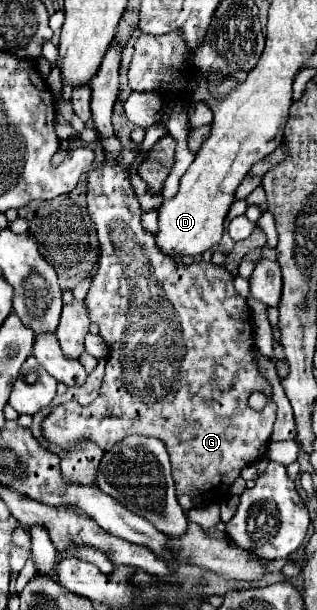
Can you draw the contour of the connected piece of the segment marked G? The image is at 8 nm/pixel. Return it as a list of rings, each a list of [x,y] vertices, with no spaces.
[[[117,41],[111,43],[103,63],[101,63],[101,69],[97,71],[97,75],[91,79],[89,87],[93,91],[93,97],[91,97],[91,111],[93,111],[93,123],[95,123],[95,129],[99,131],[101,135],[101,145],[105,147],[107,151],[107,159],[109,157],[115,157],[117,159],[117,167],[111,165],[111,161],[105,161],[101,167],[97,169],[91,169],[89,175],[87,175],[87,209],[89,209],[89,215],[91,219],[95,221],[97,225],[97,235],[99,235],[99,249],[101,249],[101,257],[99,257],[99,267],[97,267],[97,275],[93,277],[91,281],[91,287],[87,291],[87,297],[85,297],[85,307],[87,307],[87,313],[89,313],[89,319],[91,323],[97,323],[99,325],[99,335],[109,343],[109,357],[107,357],[107,369],[105,369],[105,379],[103,379],[103,385],[101,385],[101,393],[99,397],[87,405],[87,407],[81,407],[75,403],[75,401],[67,401],[67,403],[61,403],[57,405],[41,423],[41,431],[43,431],[43,437],[57,445],[57,447],[75,447],[77,443],[83,443],[83,441],[91,441],[95,443],[97,447],[101,447],[103,451],[109,451],[115,443],[119,443],[121,439],[129,437],[129,435],[143,435],[143,437],[157,437],[163,441],[169,457],[171,457],[171,467],[173,467],[173,479],[175,479],[175,489],[177,489],[177,499],[179,499],[179,505],[183,507],[183,511],[189,511],[191,507],[197,507],[197,505],[205,505],[205,503],[219,503],[223,497],[227,497],[229,493],[229,487],[233,485],[233,481],[239,477],[239,471],[249,465],[249,463],[257,463],[259,459],[265,457],[267,453],[267,445],[269,445],[269,439],[271,439],[271,431],[273,431],[273,423],[275,423],[275,413],[277,413],[277,405],[273,405],[271,401],[267,403],[267,407],[263,411],[255,411],[247,405],[247,399],[253,391],[261,391],[265,393],[267,397],[271,395],[271,387],[269,383],[265,381],[265,377],[259,373],[257,365],[255,365],[255,353],[253,353],[253,325],[251,325],[251,317],[249,317],[249,307],[247,307],[247,301],[235,291],[233,287],[233,275],[225,269],[225,267],[219,267],[219,265],[213,265],[213,263],[191,263],[187,267],[179,267],[177,261],[173,259],[165,259],[161,255],[161,251],[157,251],[157,247],[153,247],[153,233],[145,231],[141,227],[141,207],[139,207],[139,201],[127,181],[127,169],[123,165],[119,165],[119,153],[121,153],[121,143],[117,141],[117,135],[113,131],[113,125],[111,125],[111,111],[113,111],[113,105],[117,101],[117,93],[119,93],[119,61],[121,61],[121,45]]]

